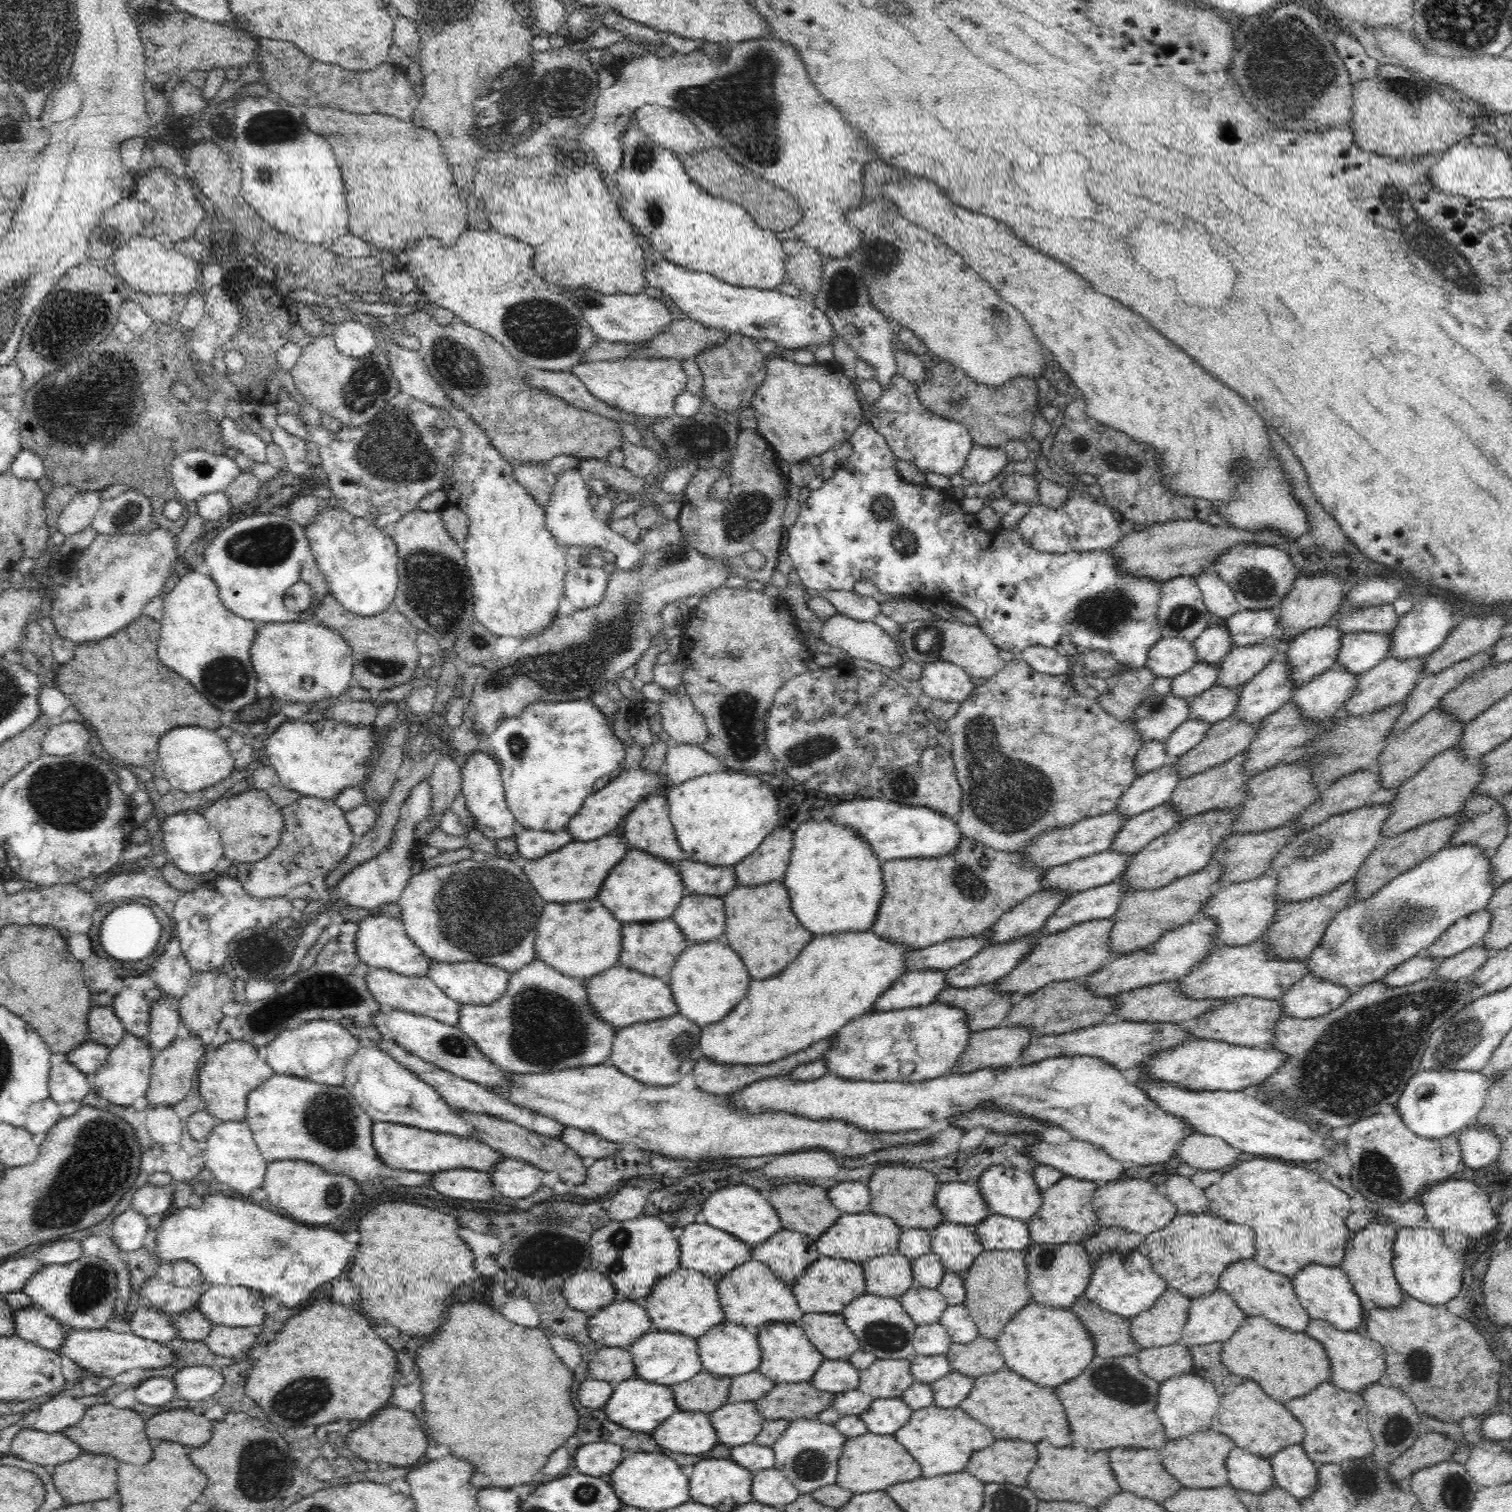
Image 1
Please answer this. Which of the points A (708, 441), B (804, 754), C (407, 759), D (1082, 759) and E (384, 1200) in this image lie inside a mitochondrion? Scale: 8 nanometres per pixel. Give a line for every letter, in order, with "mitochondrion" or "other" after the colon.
A: mitochondrion
B: mitochondrion
C: other
D: other
E: other

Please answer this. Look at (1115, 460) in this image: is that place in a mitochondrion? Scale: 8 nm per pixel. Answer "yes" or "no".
yes

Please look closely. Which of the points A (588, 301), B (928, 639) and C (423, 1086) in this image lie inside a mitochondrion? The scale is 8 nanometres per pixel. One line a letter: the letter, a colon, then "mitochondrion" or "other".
A: mitochondrion
B: mitochondrion
C: other

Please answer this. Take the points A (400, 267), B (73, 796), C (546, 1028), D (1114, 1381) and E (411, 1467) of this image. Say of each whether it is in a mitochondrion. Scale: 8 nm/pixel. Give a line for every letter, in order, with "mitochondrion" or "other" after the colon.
A: other
B: mitochondrion
C: mitochondrion
D: mitochondrion
E: other

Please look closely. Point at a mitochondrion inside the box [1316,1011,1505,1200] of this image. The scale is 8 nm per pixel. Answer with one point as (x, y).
(1464, 1035)

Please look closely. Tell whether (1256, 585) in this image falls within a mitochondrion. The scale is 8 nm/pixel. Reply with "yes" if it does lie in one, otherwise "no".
yes

